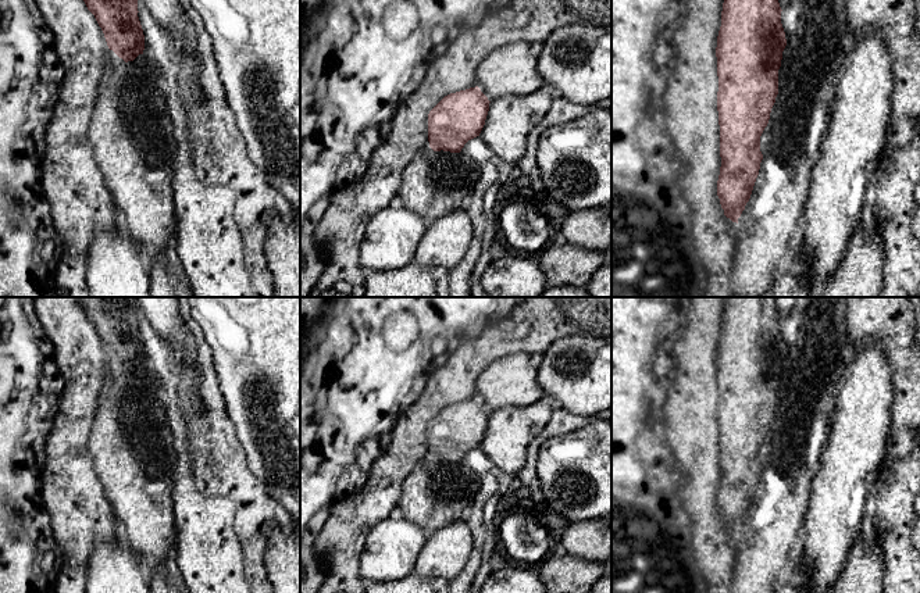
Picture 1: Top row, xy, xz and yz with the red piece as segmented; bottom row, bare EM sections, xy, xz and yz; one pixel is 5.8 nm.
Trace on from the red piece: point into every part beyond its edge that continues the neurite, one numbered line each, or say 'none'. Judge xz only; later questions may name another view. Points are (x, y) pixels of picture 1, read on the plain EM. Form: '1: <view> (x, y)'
none

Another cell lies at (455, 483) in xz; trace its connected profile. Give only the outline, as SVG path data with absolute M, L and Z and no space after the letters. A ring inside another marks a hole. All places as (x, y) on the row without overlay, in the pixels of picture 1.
M421 464L404 479L396 508L402 518L432 533L463 518L479 486L479 475L461 464Z

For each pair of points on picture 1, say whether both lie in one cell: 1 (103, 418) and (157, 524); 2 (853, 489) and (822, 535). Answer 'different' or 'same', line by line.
1: same
2: same

